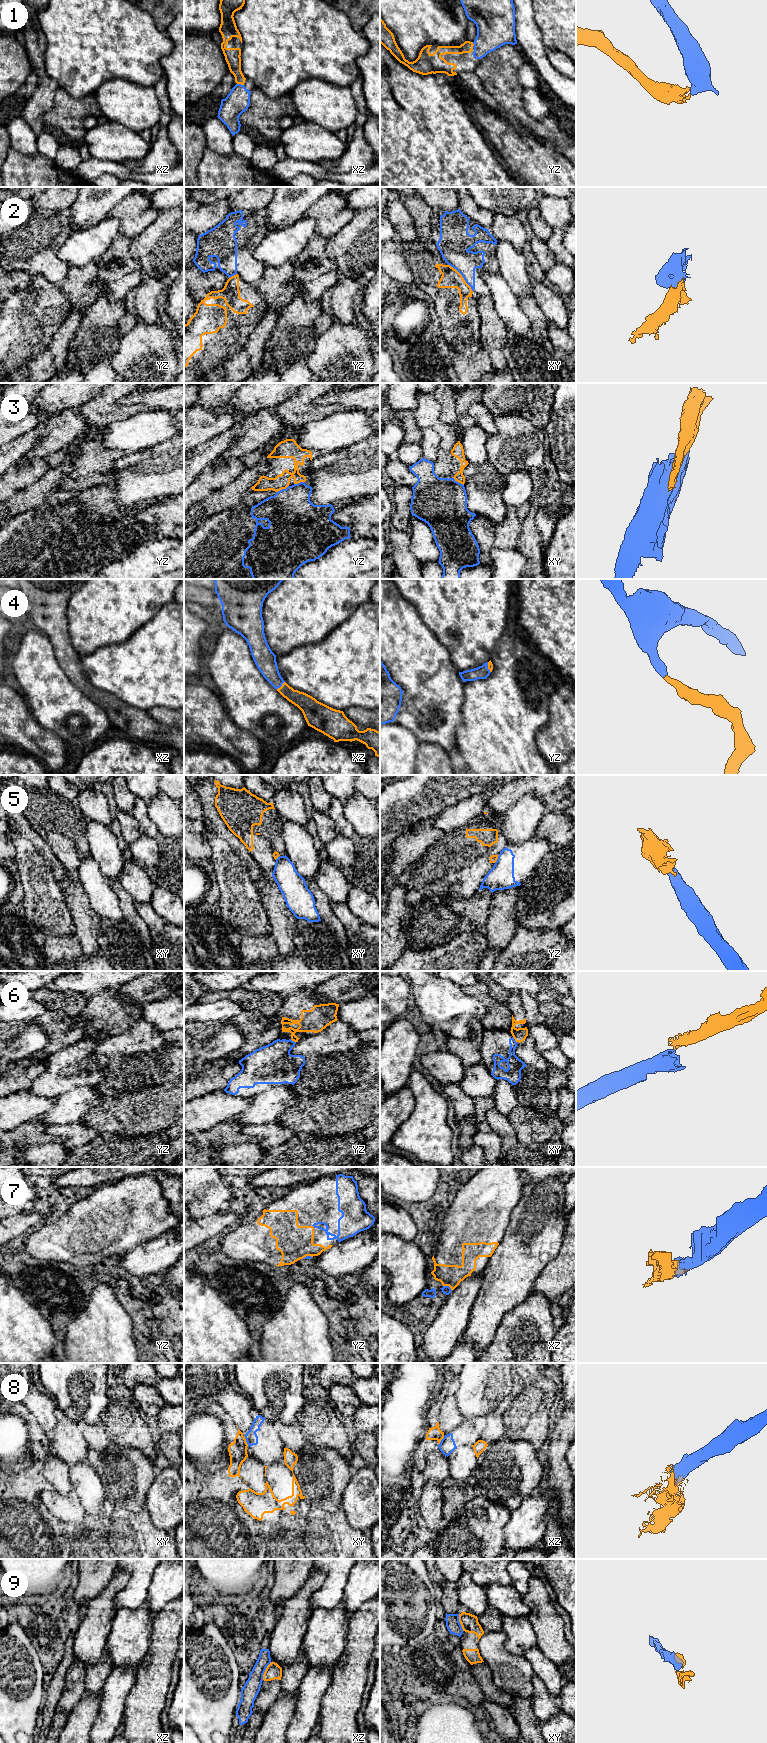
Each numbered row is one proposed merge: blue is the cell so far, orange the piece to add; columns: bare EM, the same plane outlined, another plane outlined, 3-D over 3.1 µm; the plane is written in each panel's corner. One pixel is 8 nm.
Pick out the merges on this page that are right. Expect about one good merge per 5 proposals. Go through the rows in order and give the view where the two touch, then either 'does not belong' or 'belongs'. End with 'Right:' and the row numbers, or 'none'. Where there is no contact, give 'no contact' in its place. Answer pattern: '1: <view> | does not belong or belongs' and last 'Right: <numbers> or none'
1: xz | belongs
2: xy | does not belong
3: yz | does not belong
4: xz | belongs
5: yz | does not belong
6: yz | does not belong
7: xz | belongs
8: xy | does not belong
9: xz | does not belong
Right: 1, 4, 7

